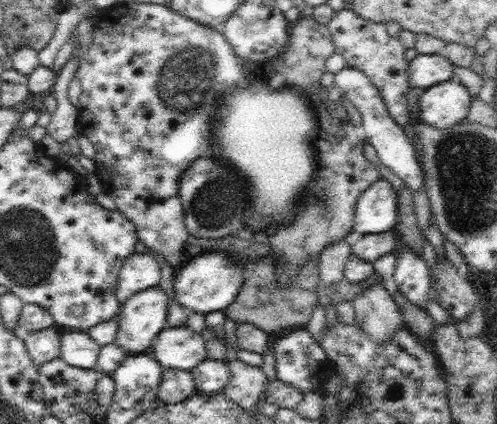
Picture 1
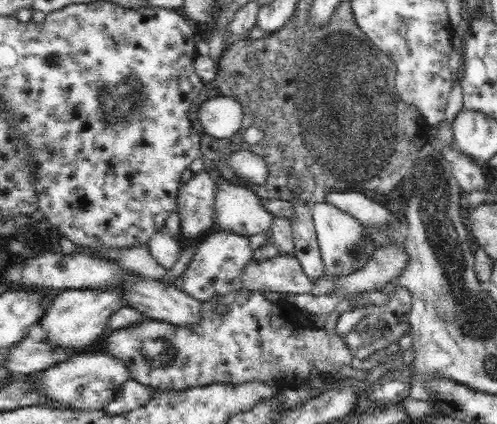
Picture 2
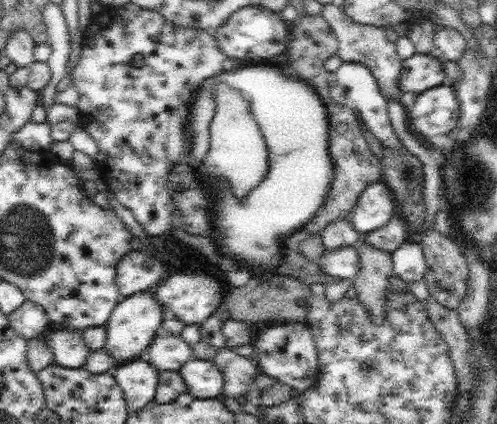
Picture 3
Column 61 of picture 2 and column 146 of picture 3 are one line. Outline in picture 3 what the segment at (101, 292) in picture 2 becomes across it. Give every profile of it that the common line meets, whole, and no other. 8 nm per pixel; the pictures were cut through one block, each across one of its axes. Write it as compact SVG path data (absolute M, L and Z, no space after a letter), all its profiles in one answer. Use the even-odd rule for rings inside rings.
M135 292L129 298L123 298L111 312L107 324L105 324L105 346L103 350L117 360L117 364L127 364L131 360L137 360L139 352L149 348L153 338L159 334L161 326L161 304L155 300L155 296L149 296L145 292Z

